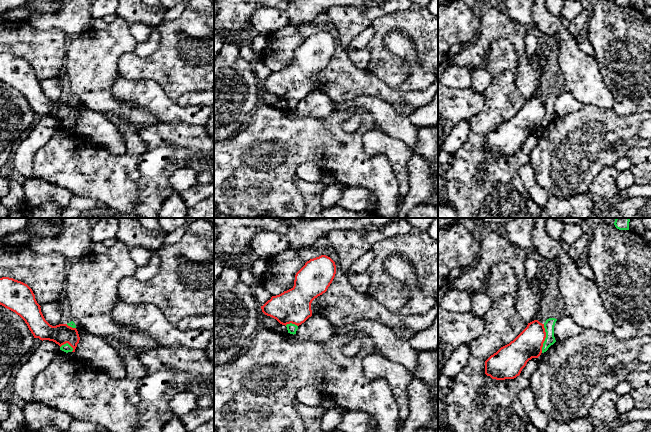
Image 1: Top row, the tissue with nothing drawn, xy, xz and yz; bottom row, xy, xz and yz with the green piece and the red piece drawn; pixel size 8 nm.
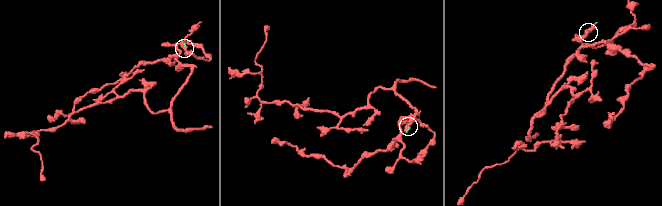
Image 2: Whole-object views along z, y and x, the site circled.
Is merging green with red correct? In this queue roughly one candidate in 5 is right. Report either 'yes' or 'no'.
no

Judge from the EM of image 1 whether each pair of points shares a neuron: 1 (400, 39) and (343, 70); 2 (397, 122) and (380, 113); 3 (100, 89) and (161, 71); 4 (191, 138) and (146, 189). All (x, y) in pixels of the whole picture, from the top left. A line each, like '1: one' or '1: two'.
1: two
2: one
3: two
4: one

